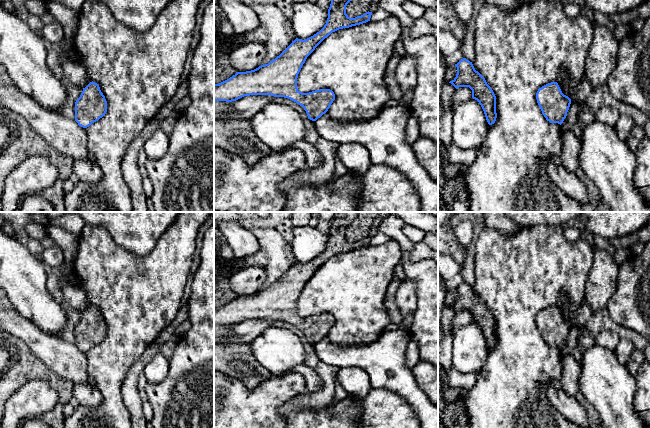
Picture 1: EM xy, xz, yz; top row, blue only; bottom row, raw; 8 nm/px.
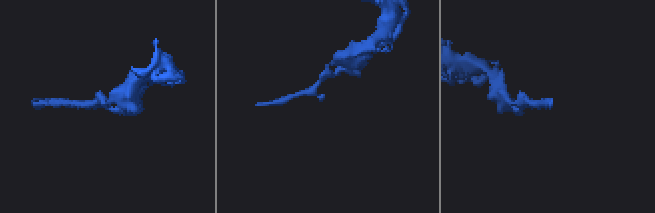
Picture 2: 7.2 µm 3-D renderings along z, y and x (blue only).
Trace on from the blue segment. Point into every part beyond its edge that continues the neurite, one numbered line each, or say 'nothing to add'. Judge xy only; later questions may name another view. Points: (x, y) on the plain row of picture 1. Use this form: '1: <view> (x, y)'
nothing to add

